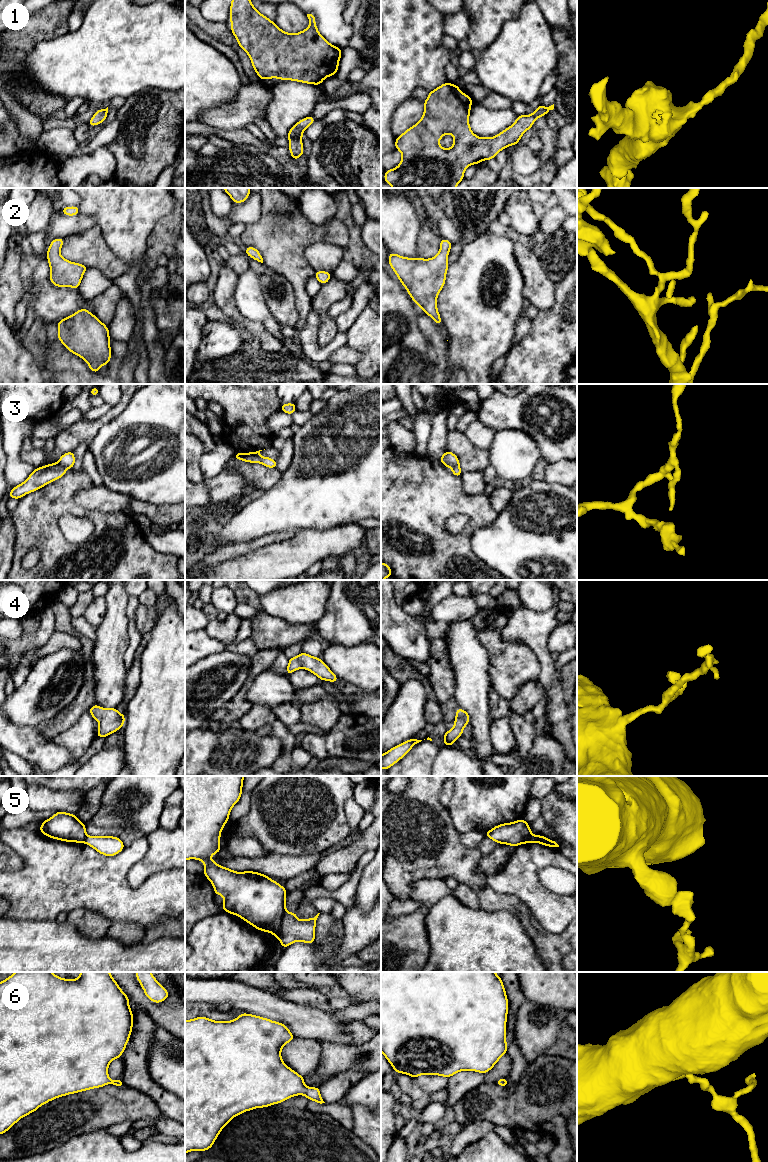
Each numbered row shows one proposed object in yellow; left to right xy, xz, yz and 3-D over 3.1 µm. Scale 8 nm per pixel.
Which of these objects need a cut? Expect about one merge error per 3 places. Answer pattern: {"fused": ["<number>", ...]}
{"fused": ["3", "5"]}

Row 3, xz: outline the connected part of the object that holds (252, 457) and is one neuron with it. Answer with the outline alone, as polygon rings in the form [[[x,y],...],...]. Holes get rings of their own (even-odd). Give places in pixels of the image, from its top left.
[[[238,452],[234,455],[236,460],[242,460],[249,463],[260,463],[261,457],[256,452],[243,453]]]

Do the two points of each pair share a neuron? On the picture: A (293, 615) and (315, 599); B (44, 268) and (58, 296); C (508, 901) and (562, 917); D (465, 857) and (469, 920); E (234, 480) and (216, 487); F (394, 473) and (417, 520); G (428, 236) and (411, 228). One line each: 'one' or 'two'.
A: one
B: one
C: two
D: two
E: one
F: one
G: two

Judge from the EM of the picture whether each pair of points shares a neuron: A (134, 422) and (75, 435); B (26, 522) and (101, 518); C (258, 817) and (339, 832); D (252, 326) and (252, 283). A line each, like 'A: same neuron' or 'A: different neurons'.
A: different neurons
B: same neuron
C: same neuron
D: different neurons

